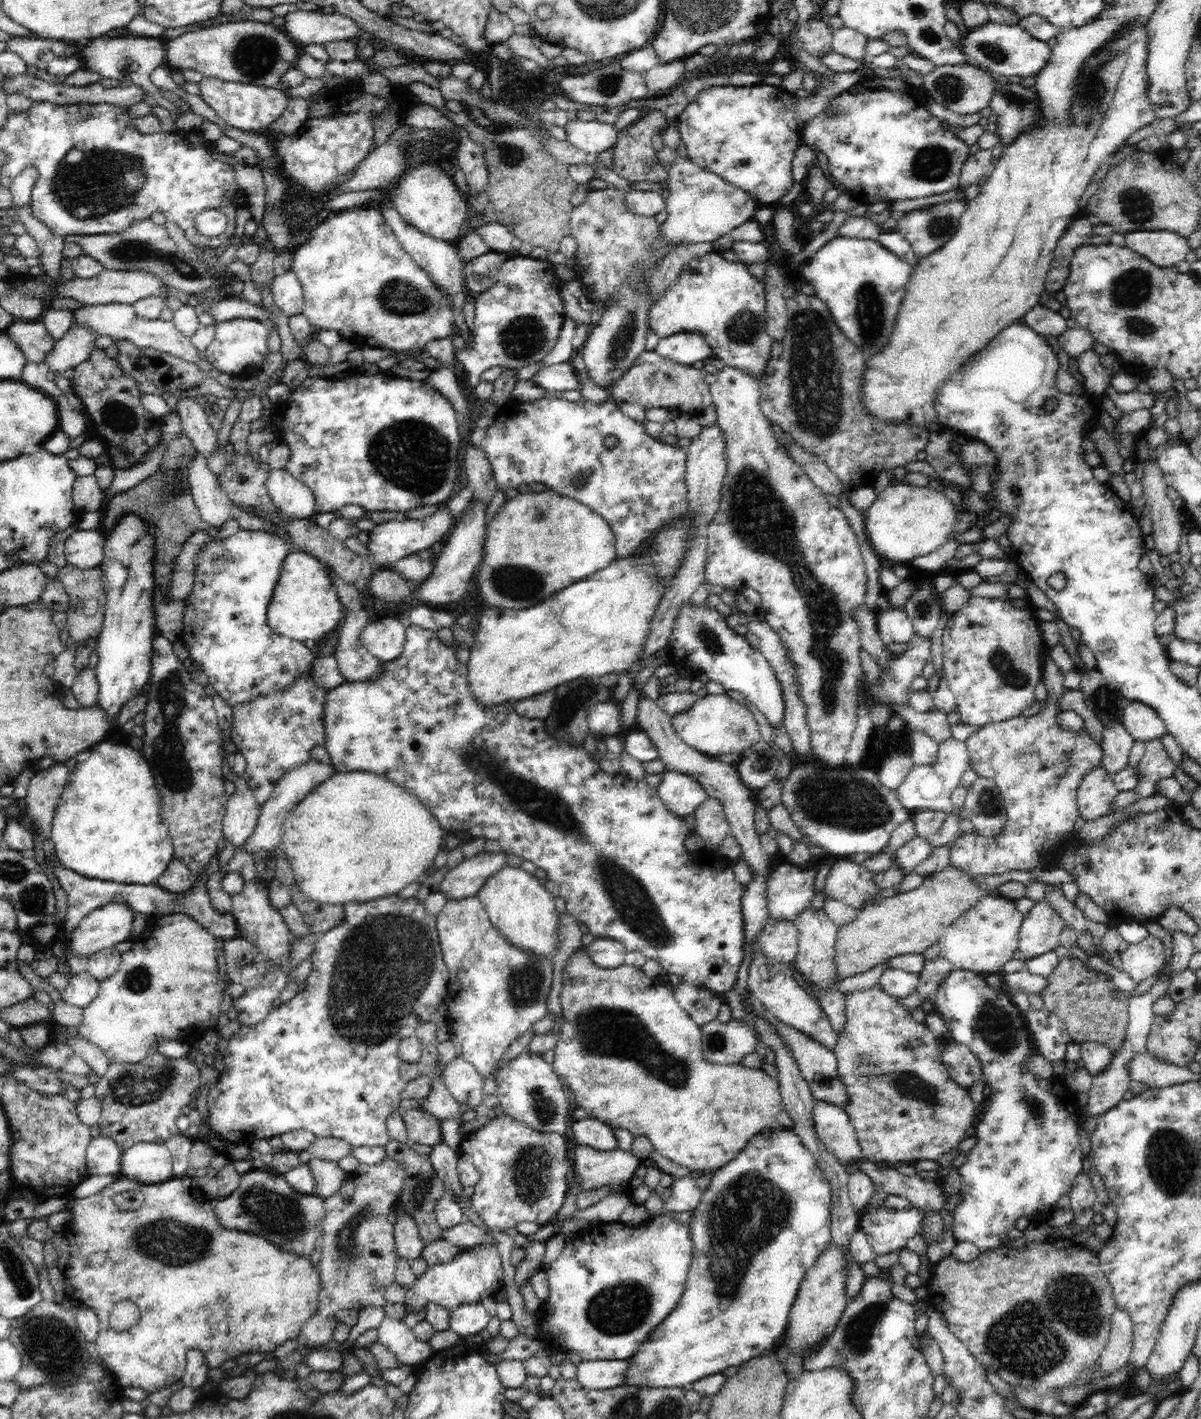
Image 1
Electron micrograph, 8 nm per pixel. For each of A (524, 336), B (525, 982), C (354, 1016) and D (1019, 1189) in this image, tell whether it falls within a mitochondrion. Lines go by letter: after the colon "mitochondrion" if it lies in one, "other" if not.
A: mitochondrion
B: mitochondrion
C: mitochondrion
D: other

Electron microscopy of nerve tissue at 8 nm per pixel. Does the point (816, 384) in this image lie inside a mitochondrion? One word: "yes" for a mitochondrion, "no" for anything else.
yes

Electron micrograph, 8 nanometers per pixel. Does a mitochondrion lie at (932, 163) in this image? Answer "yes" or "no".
yes

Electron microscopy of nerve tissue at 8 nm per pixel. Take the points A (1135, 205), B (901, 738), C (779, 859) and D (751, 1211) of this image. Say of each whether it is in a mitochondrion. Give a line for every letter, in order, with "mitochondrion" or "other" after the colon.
A: mitochondrion
B: other
C: other
D: mitochondrion

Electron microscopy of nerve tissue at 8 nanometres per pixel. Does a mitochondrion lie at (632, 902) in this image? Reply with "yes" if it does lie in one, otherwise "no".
yes

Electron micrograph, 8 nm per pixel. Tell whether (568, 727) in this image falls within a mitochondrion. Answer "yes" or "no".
no

